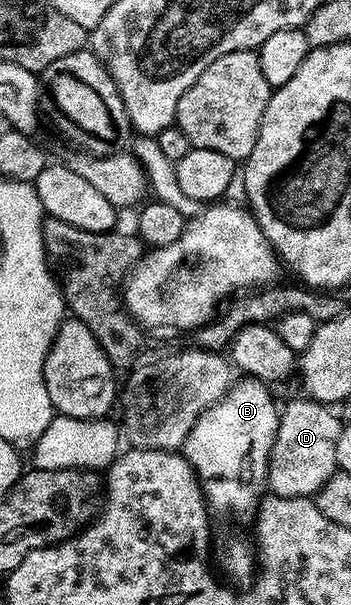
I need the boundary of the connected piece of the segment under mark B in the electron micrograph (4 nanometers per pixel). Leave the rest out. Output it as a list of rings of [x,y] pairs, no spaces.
[[[245,376],[237,380],[228,389],[227,395],[220,401],[215,401],[205,413],[194,423],[190,435],[184,440],[183,455],[191,463],[200,480],[200,489],[204,493],[204,500],[213,514],[229,513],[236,517],[239,513],[255,514],[266,493],[268,480],[268,460],[274,447],[274,439],[278,435],[280,409],[272,398],[267,384],[257,381],[255,377]]]

